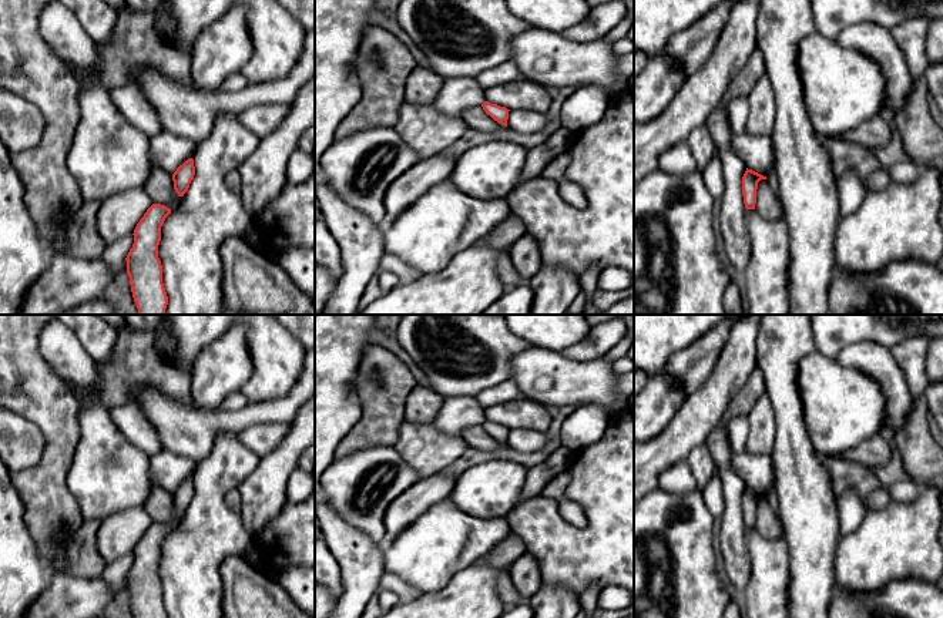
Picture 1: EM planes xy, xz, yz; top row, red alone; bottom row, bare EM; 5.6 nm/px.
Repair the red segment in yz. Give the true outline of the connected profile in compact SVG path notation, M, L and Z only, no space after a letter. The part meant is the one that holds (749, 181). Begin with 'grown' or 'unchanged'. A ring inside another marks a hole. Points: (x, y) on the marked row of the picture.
unchanged; M746 168L742 177L742 195L746 209L755 209L756 189L761 179L766 179L766 177Z

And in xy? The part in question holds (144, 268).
unchanged; M152 204L134 229L134 243L127 261L127 273L138 315L165 315L168 296L162 283L158 258L161 226L171 209Z

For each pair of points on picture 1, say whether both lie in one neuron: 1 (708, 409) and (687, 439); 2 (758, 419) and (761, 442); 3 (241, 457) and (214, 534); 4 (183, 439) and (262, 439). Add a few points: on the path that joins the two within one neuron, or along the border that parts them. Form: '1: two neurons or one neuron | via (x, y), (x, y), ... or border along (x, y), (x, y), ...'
1: one neuron | via (701, 416), (687, 432)
2: one neuron | via (761, 425), (761, 436)
3: one neuron | via (222, 476), (214, 484), (214, 516)
4: two neurons | border along (271, 423), (254, 423), (237, 432)

